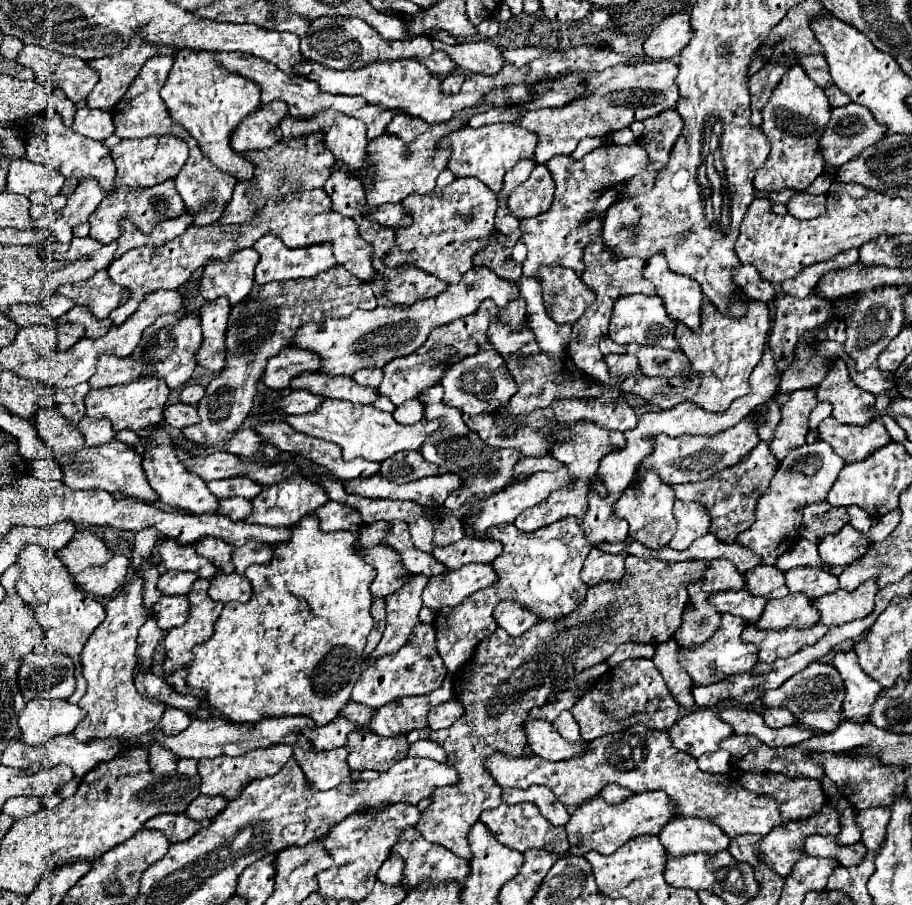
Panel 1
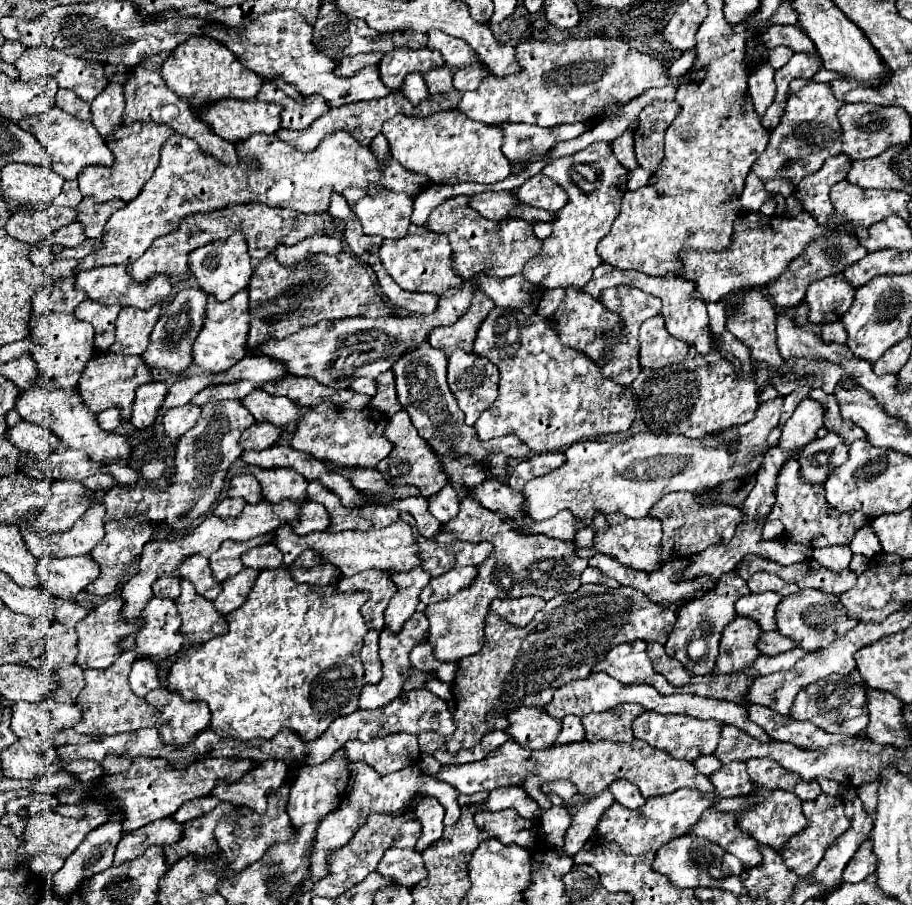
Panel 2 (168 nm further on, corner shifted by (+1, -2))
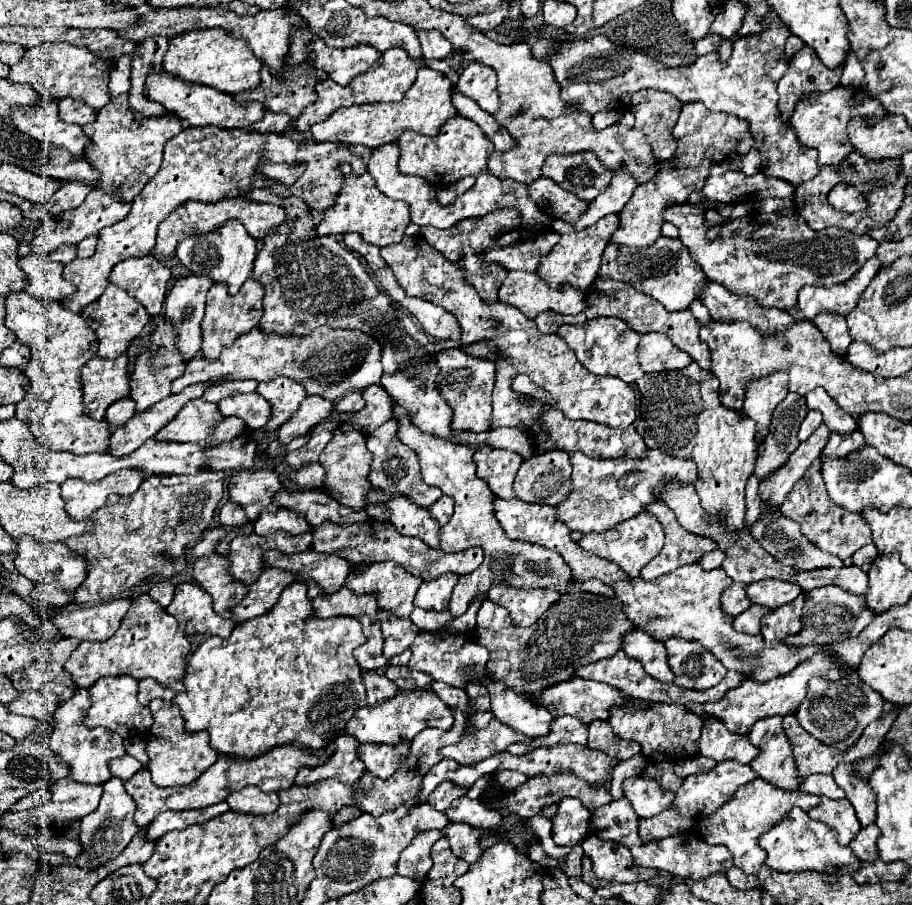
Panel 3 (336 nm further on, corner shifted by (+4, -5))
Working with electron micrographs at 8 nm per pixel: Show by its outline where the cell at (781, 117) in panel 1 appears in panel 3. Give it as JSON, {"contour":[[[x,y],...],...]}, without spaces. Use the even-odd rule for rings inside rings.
{"contour":[[[838,87],[828,93],[814,93],[806,95],[798,105],[790,119],[792,127],[802,145],[818,149],[818,161],[822,165],[838,165],[846,161],[846,157],[854,151],[850,137],[848,137],[848,121],[854,117],[864,119],[868,125],[874,125],[886,117],[886,109],[880,101],[870,97],[862,87]]]}

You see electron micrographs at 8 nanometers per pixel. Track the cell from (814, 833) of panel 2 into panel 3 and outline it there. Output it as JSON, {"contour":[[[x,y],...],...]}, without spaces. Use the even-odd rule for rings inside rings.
{"contour":[[[822,797],[822,805],[818,805],[818,809],[810,809],[808,815],[830,825],[838,833],[838,841],[842,841],[842,845],[848,845],[862,829],[848,799],[832,801],[828,797]]]}

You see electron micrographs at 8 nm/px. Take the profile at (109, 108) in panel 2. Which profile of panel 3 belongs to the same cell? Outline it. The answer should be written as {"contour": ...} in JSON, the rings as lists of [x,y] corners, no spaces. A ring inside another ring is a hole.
{"contour":[[[122,55],[116,61],[116,65],[110,73],[110,83],[108,83],[112,97],[130,91],[130,63],[132,63],[132,57],[128,57],[128,55]]]}

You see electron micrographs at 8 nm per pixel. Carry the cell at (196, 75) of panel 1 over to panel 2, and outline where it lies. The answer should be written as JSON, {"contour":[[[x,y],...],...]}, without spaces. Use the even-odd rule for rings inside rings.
{"contour":[[[209,36],[189,38],[187,42],[179,44],[163,62],[161,76],[169,90],[189,102],[193,112],[199,112],[201,108],[227,98],[251,102],[257,98],[257,92],[263,86],[263,78],[259,74],[247,70],[227,46]]]}

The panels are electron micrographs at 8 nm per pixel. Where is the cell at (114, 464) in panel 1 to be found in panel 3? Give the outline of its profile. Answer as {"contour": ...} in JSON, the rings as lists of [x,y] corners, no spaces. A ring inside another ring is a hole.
{"contour":[[[26,291],[10,293],[6,297],[6,327],[30,347],[32,357],[26,365],[30,389],[24,399],[16,403],[16,417],[24,421],[36,441],[56,451],[104,453],[110,441],[110,425],[94,421],[82,413],[82,387],[78,371],[98,351],[98,337],[80,315],[70,313],[58,301],[36,299]]]}

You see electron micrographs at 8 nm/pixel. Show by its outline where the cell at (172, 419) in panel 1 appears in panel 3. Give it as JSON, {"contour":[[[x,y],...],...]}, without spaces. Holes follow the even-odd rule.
{"contour":[[[200,399],[188,401],[180,413],[154,437],[158,441],[176,443],[208,443],[214,437],[216,425],[224,421],[224,415],[214,403]]]}

